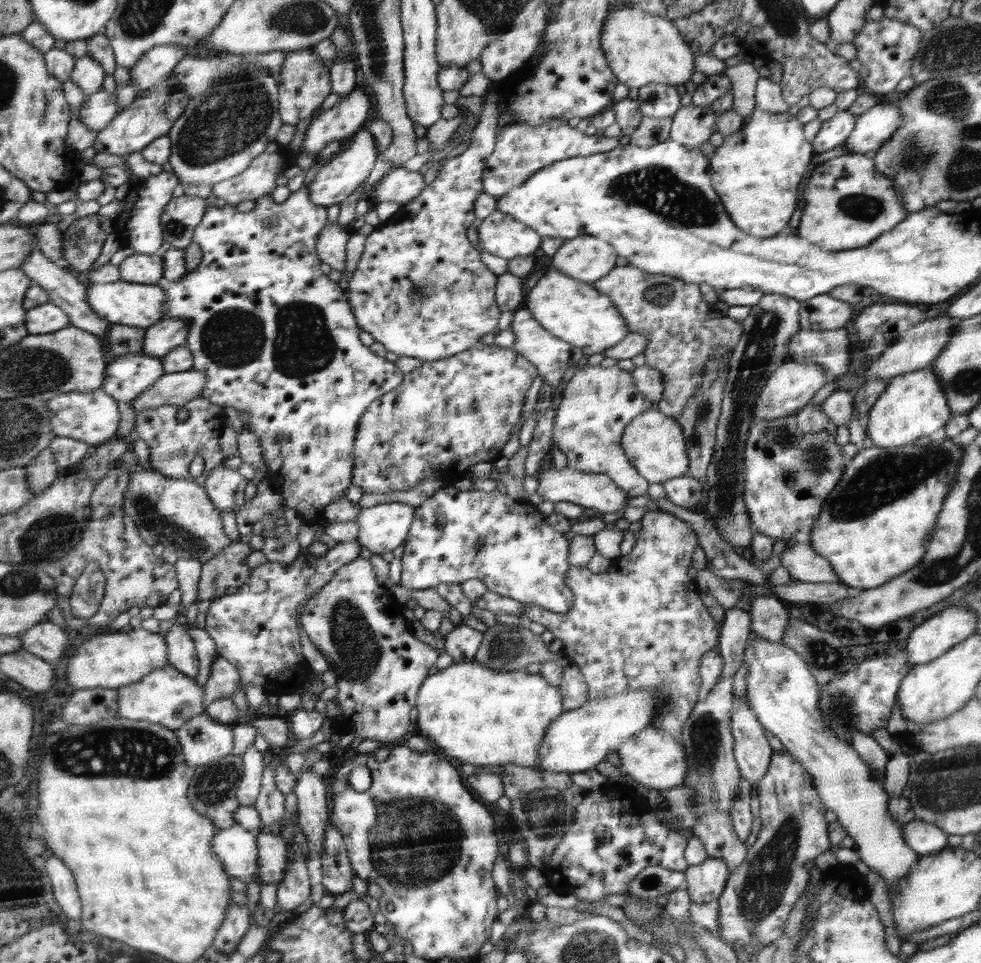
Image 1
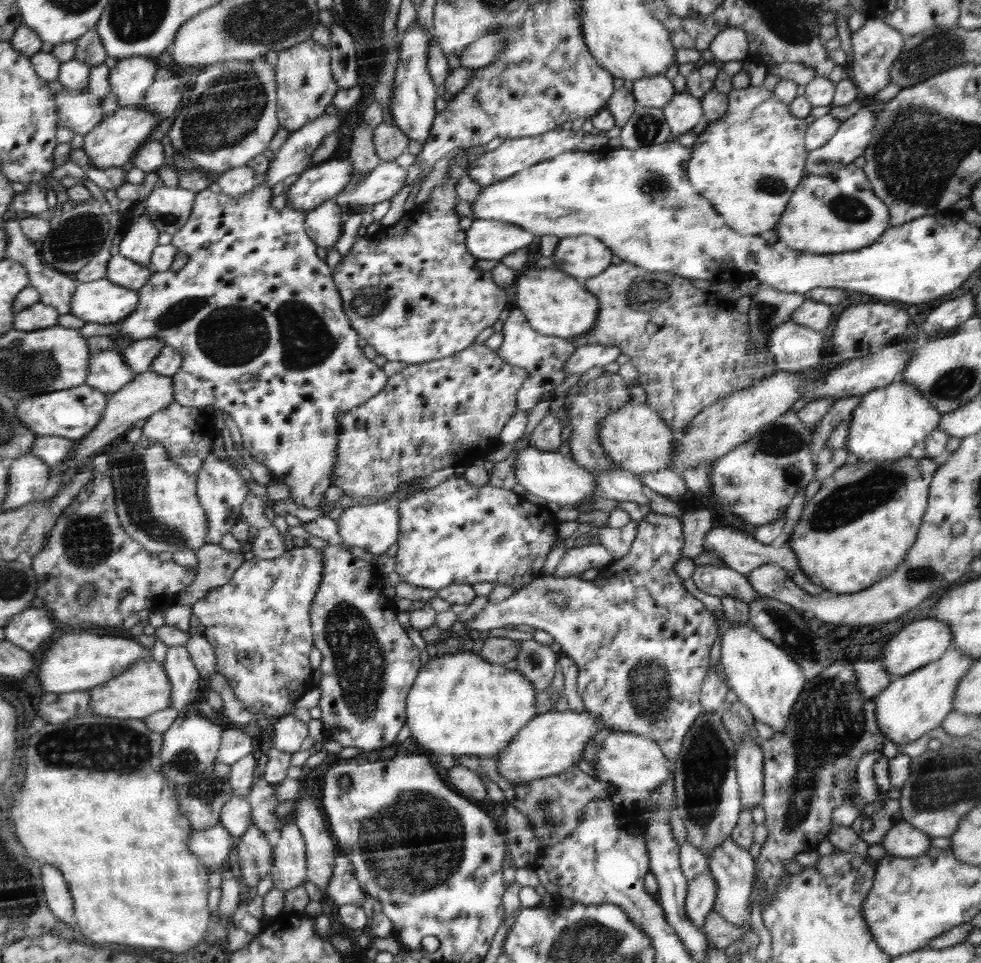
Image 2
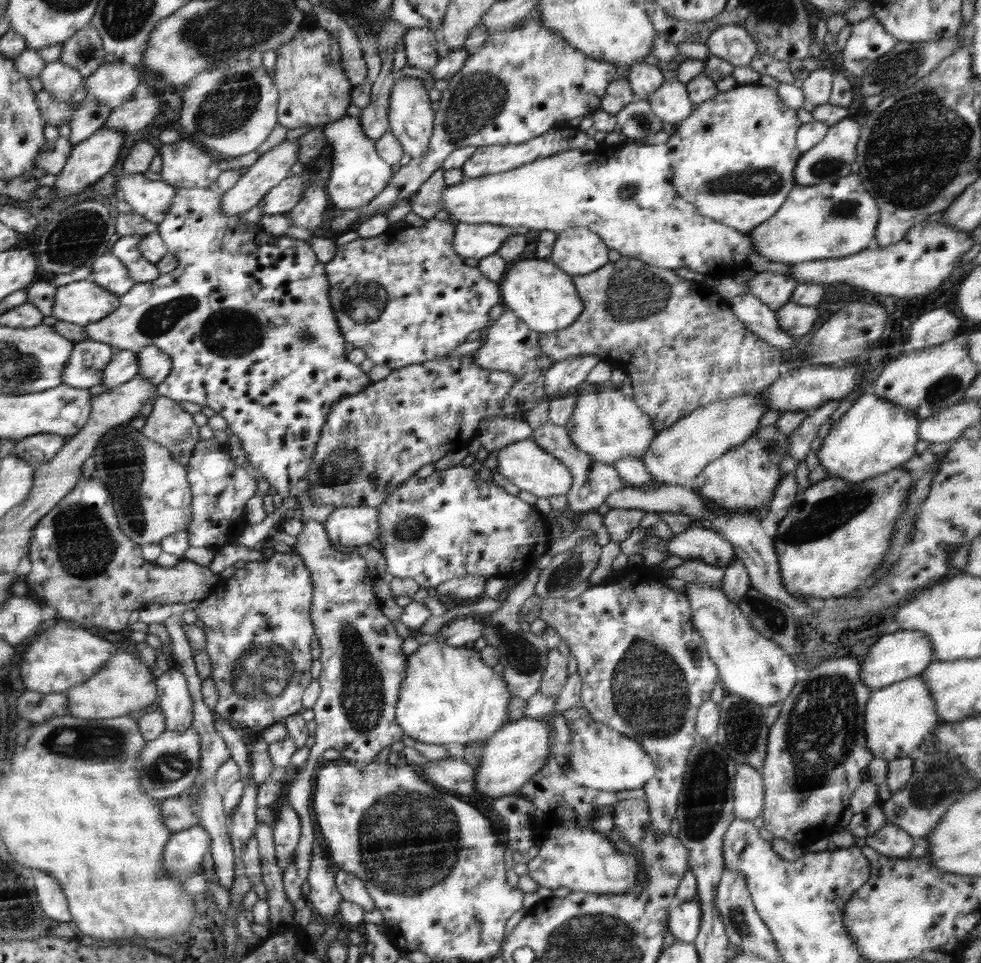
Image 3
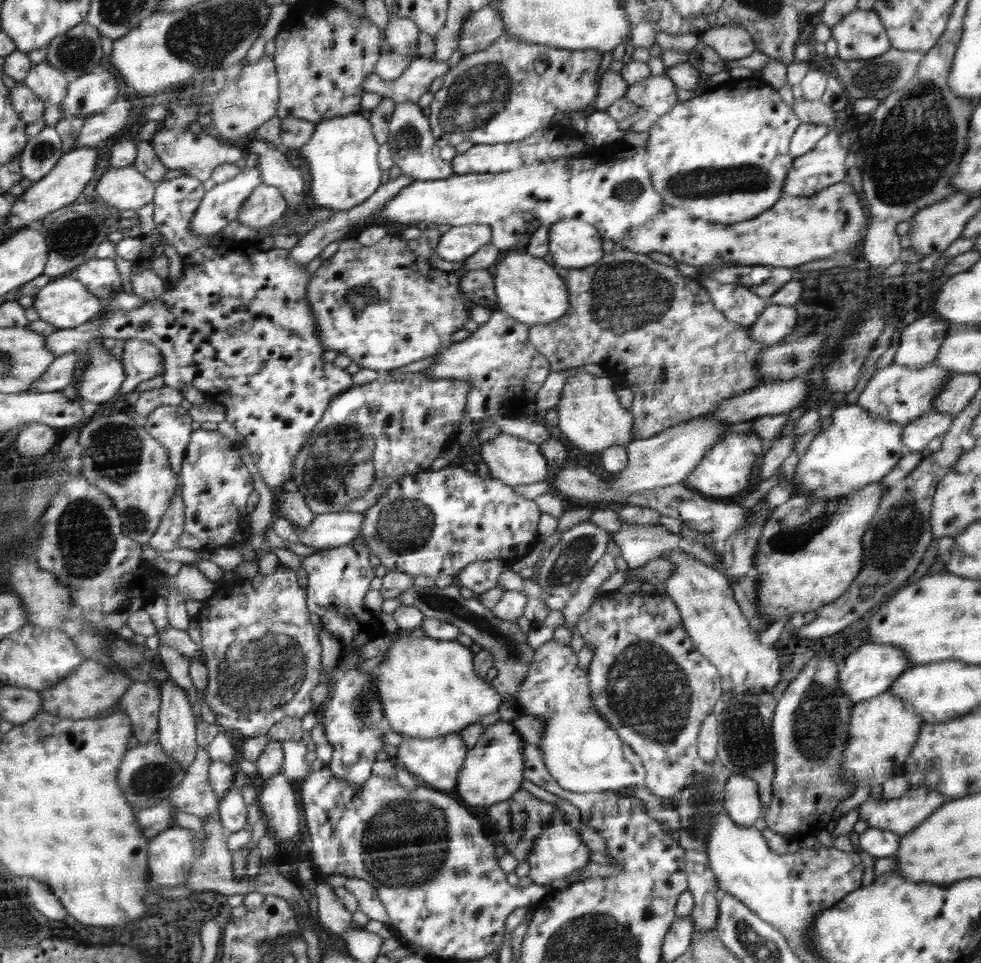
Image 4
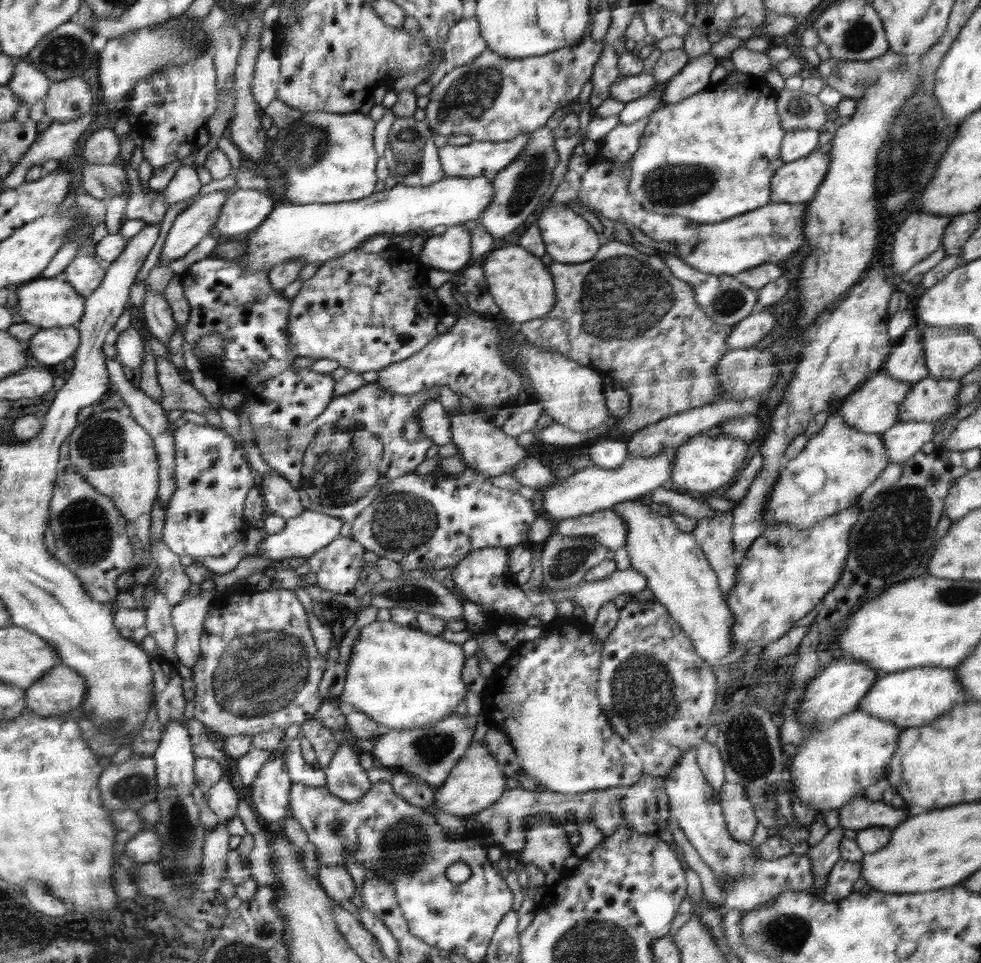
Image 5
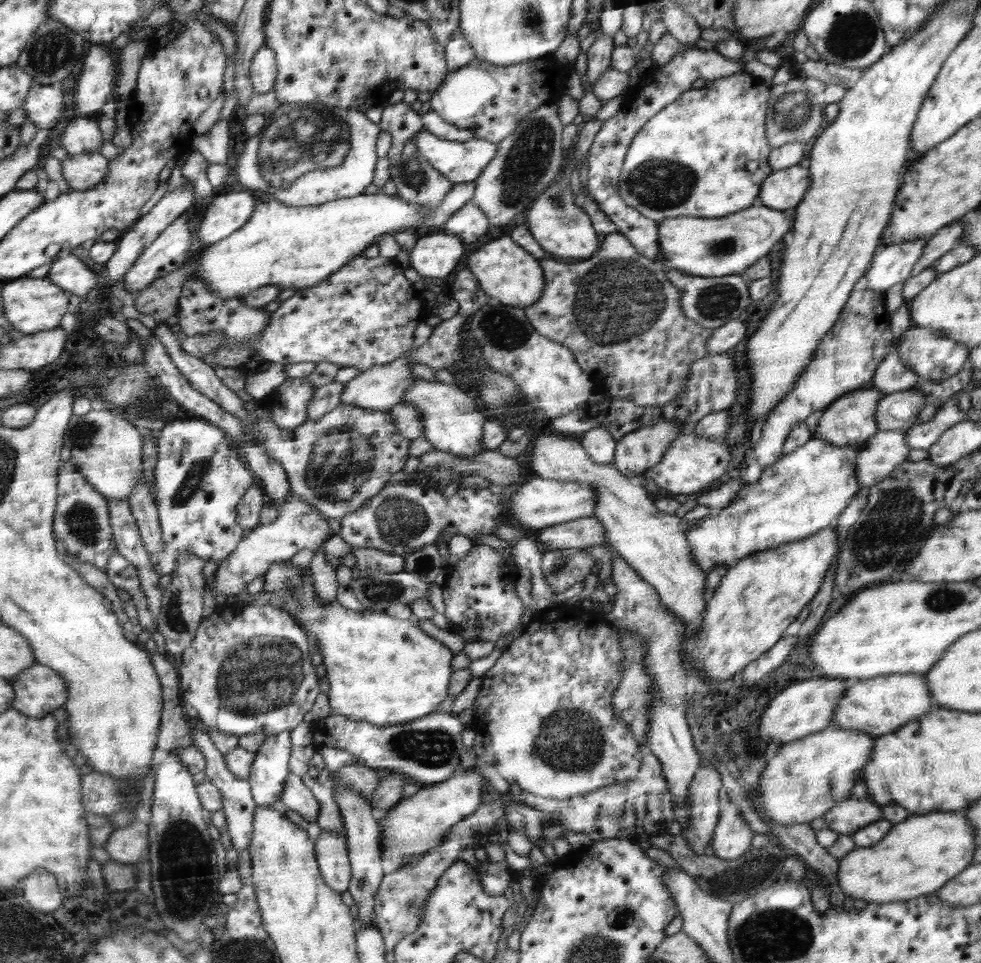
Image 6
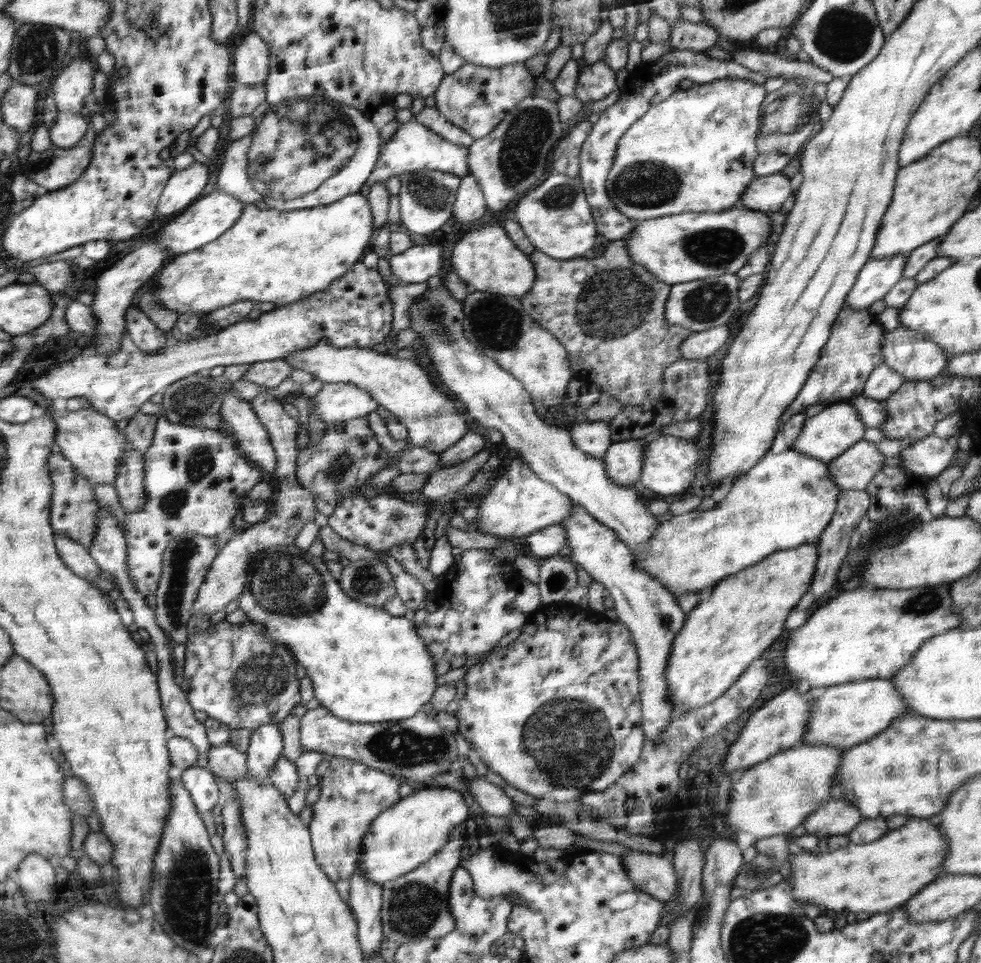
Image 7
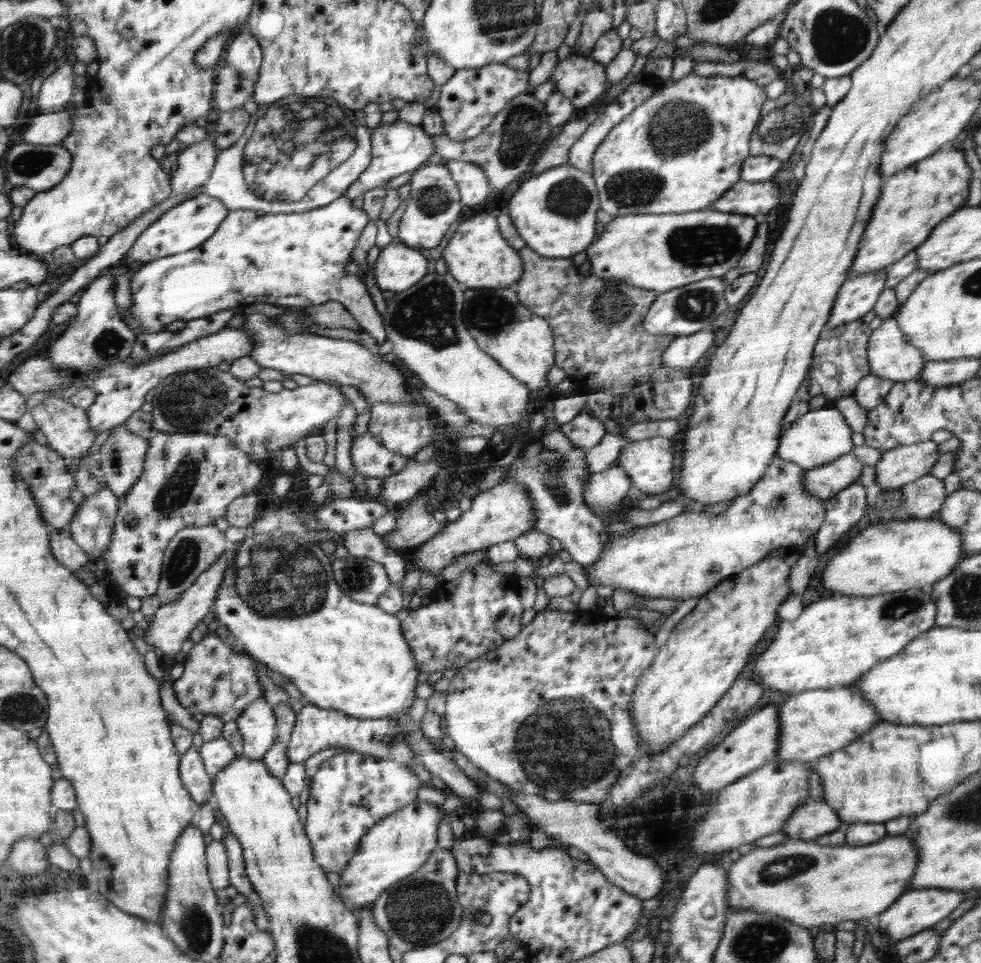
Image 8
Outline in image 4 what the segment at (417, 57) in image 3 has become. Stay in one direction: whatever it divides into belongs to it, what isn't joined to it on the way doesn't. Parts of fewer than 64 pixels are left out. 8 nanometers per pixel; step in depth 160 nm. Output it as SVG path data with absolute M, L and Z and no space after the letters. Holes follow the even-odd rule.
M390 15L384 37L388 40L392 52L396 54L410 54L418 57L418 36L420 29L409 18Z

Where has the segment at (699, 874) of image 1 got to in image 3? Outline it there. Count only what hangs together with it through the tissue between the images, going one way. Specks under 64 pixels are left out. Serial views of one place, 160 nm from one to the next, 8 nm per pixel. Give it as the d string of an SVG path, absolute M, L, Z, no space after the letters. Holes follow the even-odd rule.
M699 898L683 902L669 911L668 930L672 932L676 941L692 942L699 933L702 911Z

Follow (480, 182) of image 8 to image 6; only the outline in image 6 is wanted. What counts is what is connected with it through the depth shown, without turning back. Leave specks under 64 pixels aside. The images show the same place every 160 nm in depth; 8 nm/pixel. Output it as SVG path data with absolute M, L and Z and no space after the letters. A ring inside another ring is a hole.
M470 200L461 206L458 212L452 214L450 220L444 224L444 231L459 235L466 244L476 244L488 232L487 216L478 205Z

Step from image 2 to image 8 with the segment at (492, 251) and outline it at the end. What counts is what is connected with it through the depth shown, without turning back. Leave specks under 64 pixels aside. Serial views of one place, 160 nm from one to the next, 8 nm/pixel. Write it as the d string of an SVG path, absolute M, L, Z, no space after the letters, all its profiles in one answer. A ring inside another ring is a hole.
M391 242L381 251L373 265L374 280L381 290L400 292L423 281L428 272L428 255L408 248L401 242Z

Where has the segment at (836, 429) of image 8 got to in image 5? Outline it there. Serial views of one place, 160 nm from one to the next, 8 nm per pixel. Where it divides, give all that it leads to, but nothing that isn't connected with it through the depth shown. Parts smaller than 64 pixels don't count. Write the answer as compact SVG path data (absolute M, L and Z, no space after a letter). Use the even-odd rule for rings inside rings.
M881 371L871 376L860 388L845 397L845 401L837 413L845 424L857 428L860 432L883 433L896 422L900 403L903 402L906 394L911 391L912 385L912 382L896 380Z

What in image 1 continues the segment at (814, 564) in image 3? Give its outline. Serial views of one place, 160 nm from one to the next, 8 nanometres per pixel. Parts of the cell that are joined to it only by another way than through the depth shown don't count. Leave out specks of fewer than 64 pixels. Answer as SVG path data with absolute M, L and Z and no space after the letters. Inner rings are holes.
M951 435L950 440L938 440L938 445L936 440L931 440L925 446L908 444L896 449L872 446L850 458L844 476L824 500L822 512L810 530L810 544L814 552L832 565L838 583L847 584L854 590L876 588L917 566L926 554L926 544L958 474L956 469L963 452L964 446L954 443L954 435Z

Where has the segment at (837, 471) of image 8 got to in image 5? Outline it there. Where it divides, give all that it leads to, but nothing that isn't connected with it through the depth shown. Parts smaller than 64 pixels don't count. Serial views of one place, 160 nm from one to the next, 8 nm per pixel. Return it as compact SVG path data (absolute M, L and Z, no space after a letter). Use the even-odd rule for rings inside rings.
M933 421L895 422L881 435L889 462L903 463L932 441L934 425Z

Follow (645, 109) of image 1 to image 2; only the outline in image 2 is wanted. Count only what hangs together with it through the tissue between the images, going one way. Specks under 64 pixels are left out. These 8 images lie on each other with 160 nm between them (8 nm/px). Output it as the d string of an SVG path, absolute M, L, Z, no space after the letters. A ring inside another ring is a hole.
M665 75L636 80L631 93L635 102L648 108L664 109L671 101L674 91L672 82Z

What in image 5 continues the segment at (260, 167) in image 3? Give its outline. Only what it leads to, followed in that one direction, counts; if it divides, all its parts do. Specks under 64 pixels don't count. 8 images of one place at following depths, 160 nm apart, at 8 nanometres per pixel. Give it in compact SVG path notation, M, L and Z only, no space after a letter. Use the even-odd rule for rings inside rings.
M233 190L208 193L178 214L166 234L157 264L168 267L170 262L190 252L202 238L210 234L216 235L215 226L218 224L222 206L226 204Z

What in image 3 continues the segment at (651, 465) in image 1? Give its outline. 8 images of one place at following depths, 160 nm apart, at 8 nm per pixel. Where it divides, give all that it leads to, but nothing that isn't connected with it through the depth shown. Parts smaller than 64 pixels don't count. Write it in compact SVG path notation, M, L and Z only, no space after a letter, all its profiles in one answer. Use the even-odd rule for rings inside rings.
M610 380L598 384L580 383L577 391L574 412L565 427L580 450L603 463L613 463L626 457L641 458L646 454L658 432L652 418L635 402L634 397L624 396L610 388Z

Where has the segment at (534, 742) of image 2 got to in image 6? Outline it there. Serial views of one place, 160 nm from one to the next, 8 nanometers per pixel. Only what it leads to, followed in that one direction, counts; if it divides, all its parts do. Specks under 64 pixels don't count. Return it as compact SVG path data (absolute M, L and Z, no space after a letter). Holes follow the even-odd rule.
M459 766L448 779L420 785L416 794L398 801L380 821L380 846L384 860L398 866L409 864L409 860L419 860L435 846L440 845L450 833L450 828L482 804L480 788L487 783L476 768L464 769Z

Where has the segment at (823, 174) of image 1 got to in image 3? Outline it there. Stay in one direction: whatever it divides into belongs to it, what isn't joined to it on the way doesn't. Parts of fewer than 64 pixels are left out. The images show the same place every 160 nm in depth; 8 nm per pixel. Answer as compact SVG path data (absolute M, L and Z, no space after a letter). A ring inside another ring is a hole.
M850 173L848 176L830 179L814 186L795 185L782 208L764 224L749 232L755 252L772 262L796 263L824 258L840 258L860 252L873 245L881 210L871 194L865 191L860 175Z

